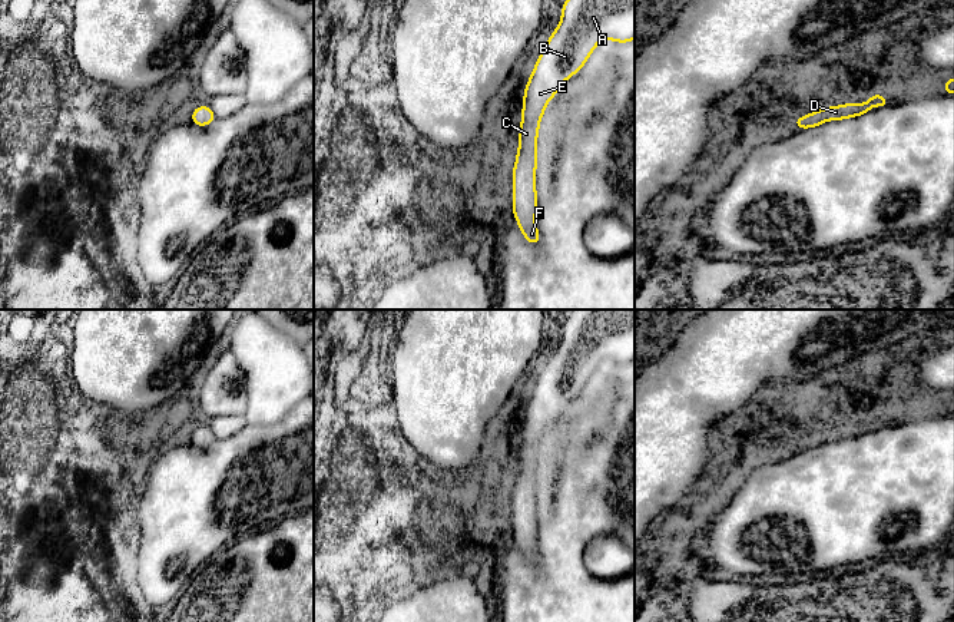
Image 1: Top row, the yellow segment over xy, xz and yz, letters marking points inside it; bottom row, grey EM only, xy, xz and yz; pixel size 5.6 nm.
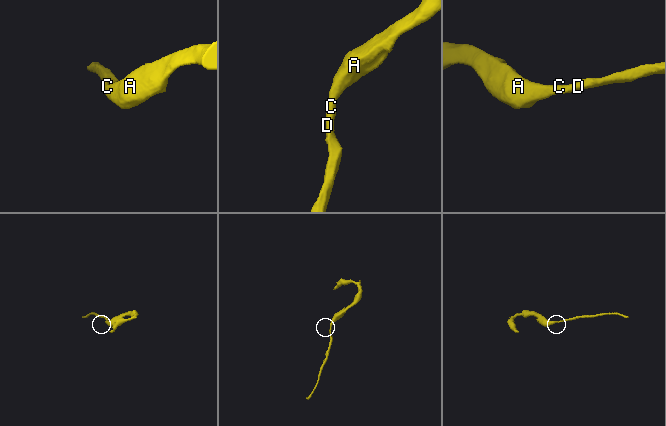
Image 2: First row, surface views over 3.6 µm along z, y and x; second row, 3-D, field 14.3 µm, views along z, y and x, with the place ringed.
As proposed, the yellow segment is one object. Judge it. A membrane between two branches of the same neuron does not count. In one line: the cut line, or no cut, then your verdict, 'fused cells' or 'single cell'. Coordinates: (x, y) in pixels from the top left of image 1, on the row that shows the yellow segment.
cut none; single cell

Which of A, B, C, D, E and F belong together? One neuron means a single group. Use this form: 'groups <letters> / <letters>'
groups A B C D E F

